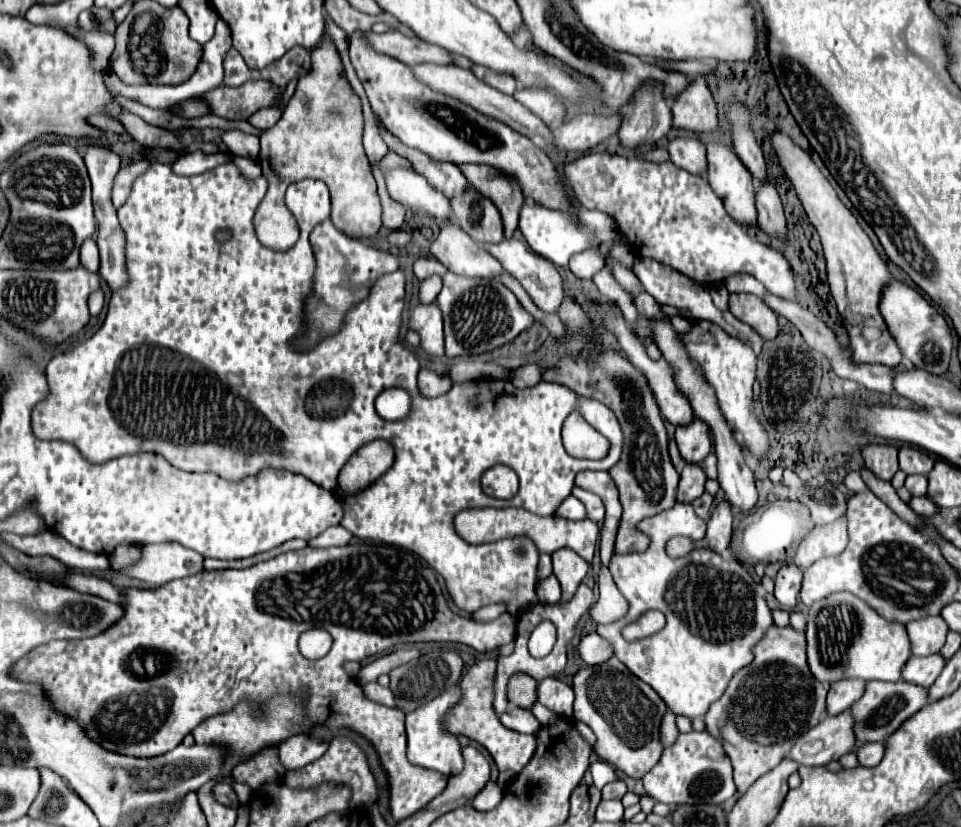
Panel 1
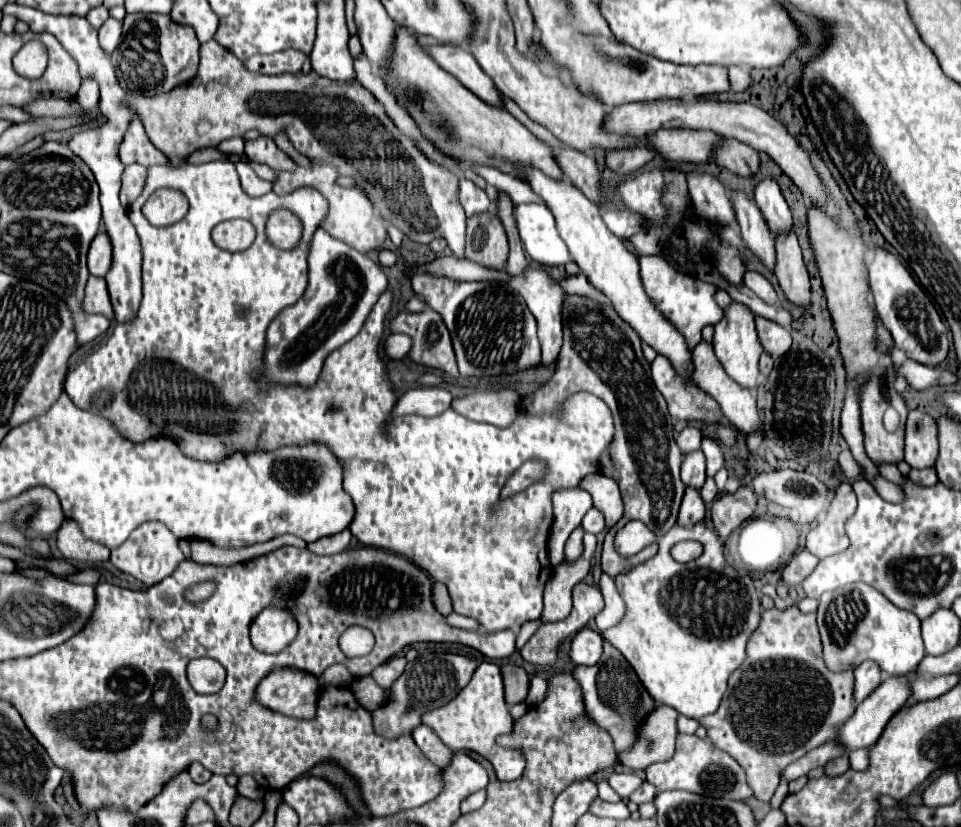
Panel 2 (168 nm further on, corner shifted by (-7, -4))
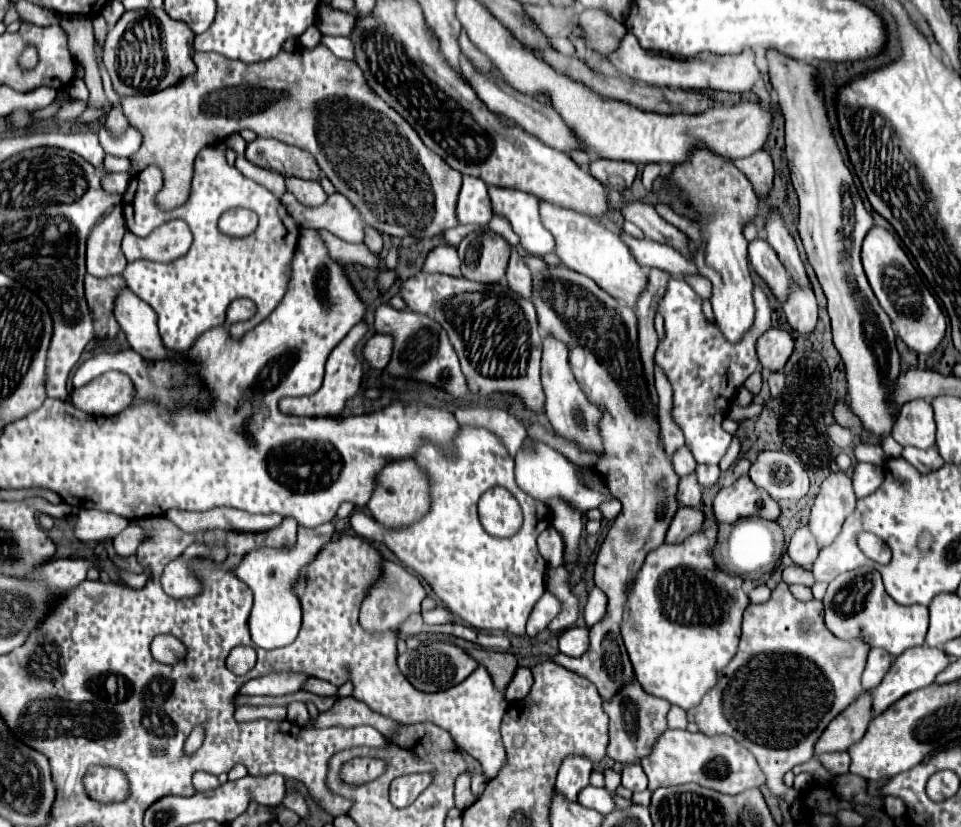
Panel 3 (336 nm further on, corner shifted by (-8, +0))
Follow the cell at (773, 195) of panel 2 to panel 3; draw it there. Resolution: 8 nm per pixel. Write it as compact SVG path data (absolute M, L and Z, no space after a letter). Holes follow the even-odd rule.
M770 212L768 218L766 218L766 232L768 232L768 244L776 250L780 262L784 264L786 272L790 274L792 282L800 288L810 288L810 280L806 276L806 270L804 270L804 264L800 260L800 254L798 254L798 248L792 240L792 236L788 234L782 218L778 212Z

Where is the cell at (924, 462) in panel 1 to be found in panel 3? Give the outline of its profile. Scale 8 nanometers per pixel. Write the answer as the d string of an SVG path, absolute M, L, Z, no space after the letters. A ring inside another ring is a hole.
M926 400L908 402L892 426L892 438L902 446L928 448L934 444L934 414L932 406Z

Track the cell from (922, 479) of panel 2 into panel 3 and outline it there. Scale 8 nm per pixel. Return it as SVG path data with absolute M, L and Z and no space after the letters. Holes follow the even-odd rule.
M906 446L904 452L902 452L902 458L906 458L912 466L916 466L920 472L934 472L938 468L944 466L944 460L942 456L938 454L938 450L932 446L932 448L912 448L912 446Z

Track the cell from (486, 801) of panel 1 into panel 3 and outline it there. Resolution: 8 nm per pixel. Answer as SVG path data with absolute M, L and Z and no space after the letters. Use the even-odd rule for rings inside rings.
M460 774L456 778L456 808L458 810L466 810L468 806L474 804L474 794L470 792L470 776L468 774Z

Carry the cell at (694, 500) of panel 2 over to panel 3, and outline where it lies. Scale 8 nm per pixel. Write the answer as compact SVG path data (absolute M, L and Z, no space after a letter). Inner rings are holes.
M680 506L678 512L674 514L670 528L666 532L666 544L680 544L684 542L688 536L700 532L704 522L704 516L698 508L684 508Z

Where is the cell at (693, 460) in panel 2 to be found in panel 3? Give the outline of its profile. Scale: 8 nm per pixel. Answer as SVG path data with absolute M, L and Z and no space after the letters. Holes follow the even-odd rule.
M690 474L680 480L676 500L680 506L690 506L690 508L700 506L700 484L696 480L696 474Z

